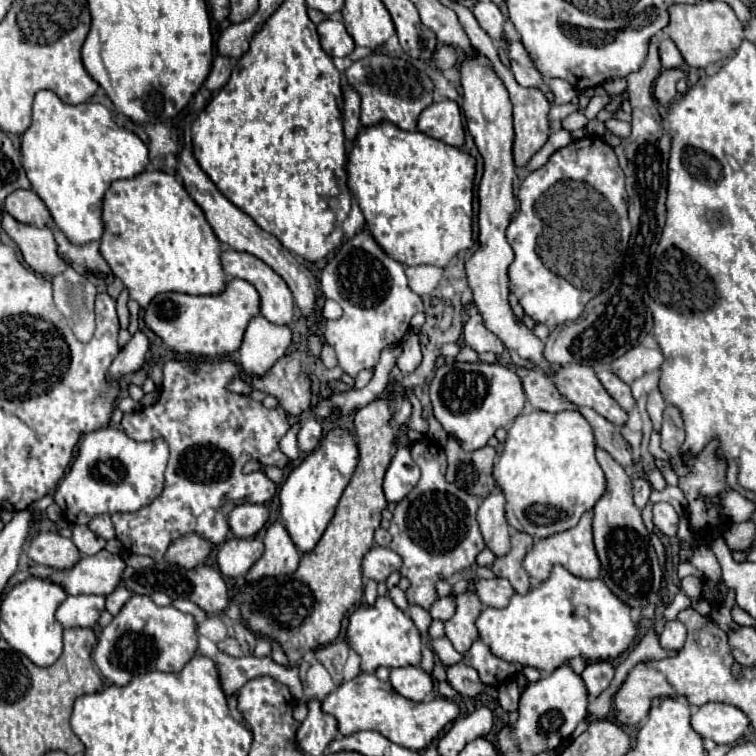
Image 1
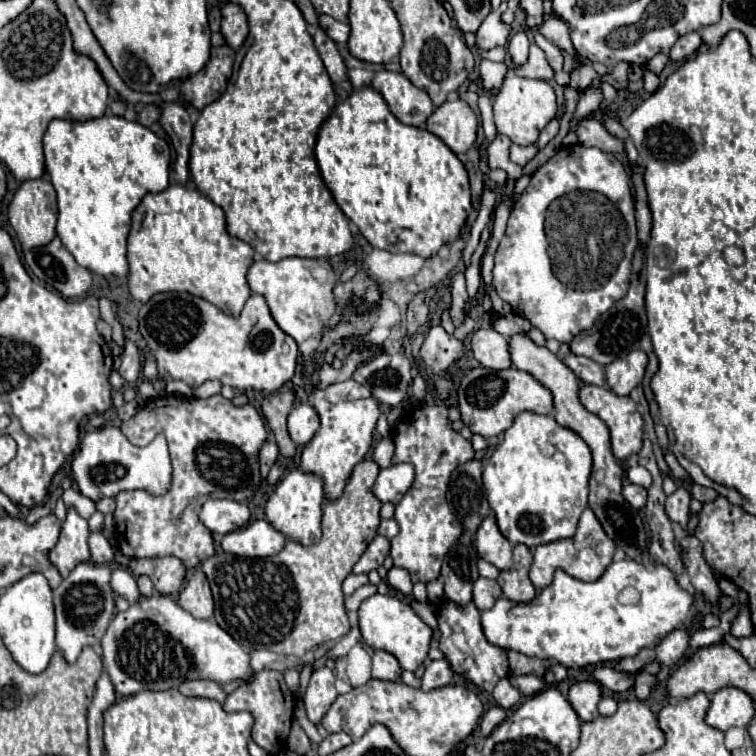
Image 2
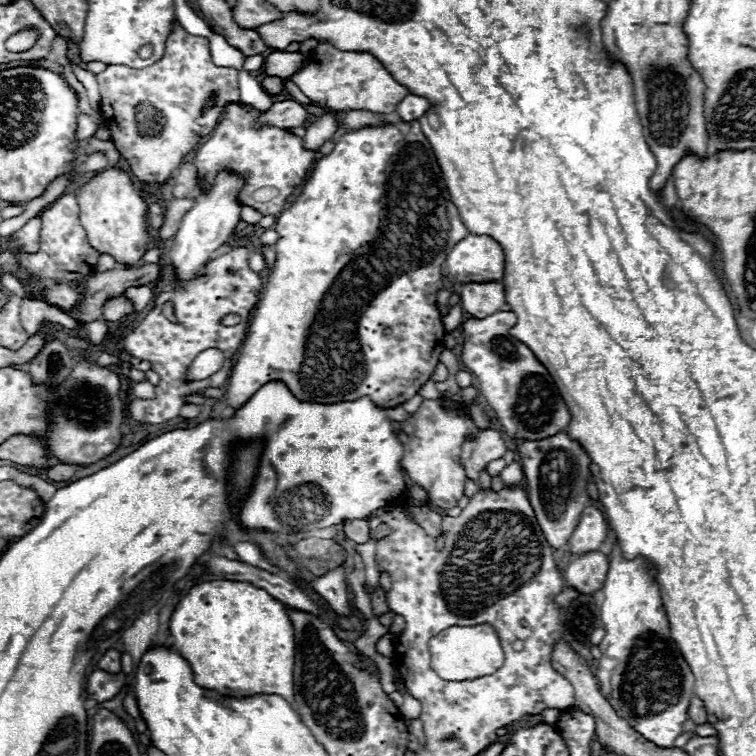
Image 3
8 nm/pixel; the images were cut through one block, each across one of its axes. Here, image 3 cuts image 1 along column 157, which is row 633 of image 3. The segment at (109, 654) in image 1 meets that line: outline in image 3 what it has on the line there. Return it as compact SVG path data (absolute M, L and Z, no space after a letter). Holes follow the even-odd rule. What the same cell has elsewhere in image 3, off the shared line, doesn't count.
M612 544L610 568L602 588L604 604L600 622L606 634L600 642L602 658L598 660L596 678L602 688L608 686L606 698L620 718L646 740L660 744L660 748L672 748L688 720L694 676L670 636L670 622L654 578L656 568L652 564L642 556L626 560L618 544Z

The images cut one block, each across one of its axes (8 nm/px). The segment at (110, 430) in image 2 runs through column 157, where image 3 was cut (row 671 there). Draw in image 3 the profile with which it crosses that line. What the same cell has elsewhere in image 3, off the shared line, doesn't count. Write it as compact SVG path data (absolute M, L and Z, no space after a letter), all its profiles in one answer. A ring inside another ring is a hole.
M490 624L450 626L448 630L442 630L436 638L430 640L430 652L432 652L432 668L444 680L456 680L456 682L476 680L494 674L504 660L500 638Z

